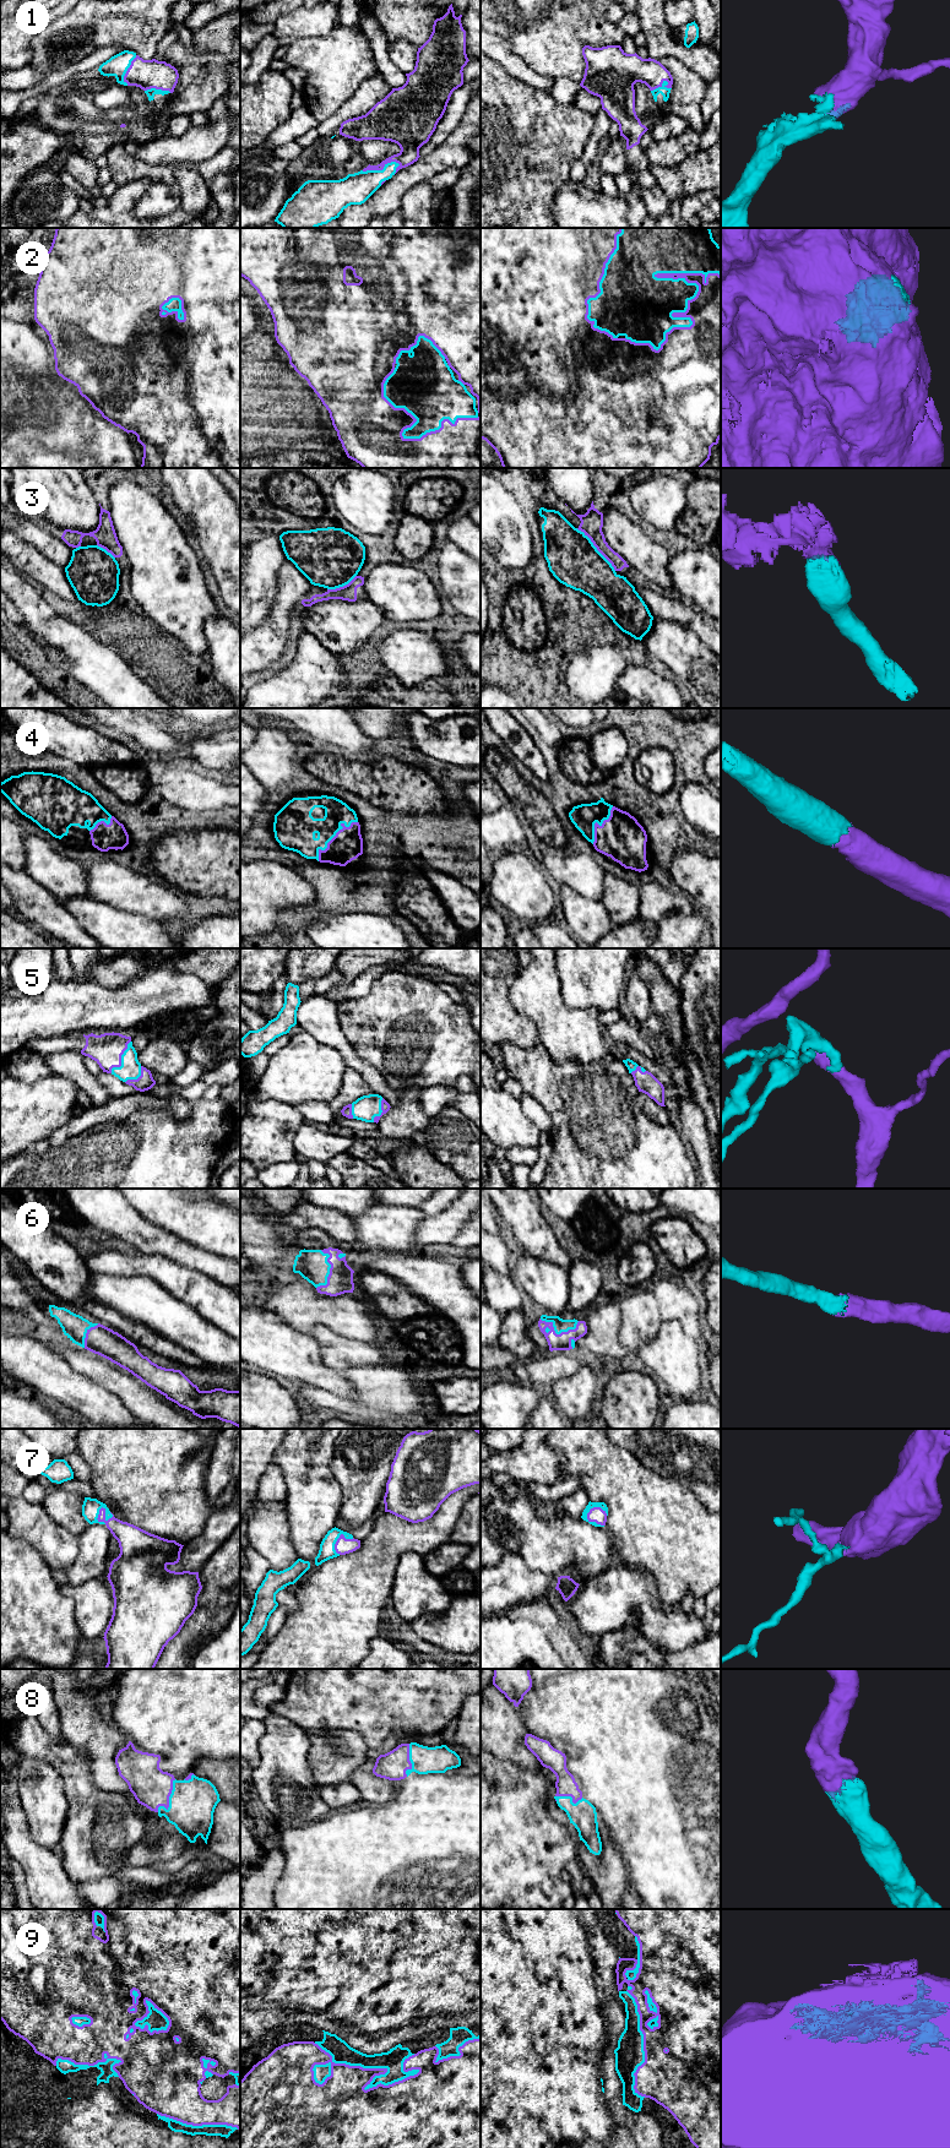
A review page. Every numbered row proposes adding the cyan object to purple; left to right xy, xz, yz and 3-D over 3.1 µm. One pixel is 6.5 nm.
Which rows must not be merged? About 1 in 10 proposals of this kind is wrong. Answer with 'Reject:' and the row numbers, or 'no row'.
Reject: no row

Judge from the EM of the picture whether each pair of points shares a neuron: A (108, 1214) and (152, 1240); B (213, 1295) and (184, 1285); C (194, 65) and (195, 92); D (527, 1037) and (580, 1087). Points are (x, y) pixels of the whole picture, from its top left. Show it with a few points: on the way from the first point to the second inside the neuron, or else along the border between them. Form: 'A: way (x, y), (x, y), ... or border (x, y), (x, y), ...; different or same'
A: way (119, 1218), (141, 1234); same
B: way (206, 1295), (191, 1287); same
C: way (195, 71), (195, 86); same
D: border (508, 1042), (522, 1047), (533, 1047), (537, 1043); different

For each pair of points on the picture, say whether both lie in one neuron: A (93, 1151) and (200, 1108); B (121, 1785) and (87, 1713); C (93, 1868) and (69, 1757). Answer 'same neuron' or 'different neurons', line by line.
A: same neuron
B: same neuron
C: same neuron

